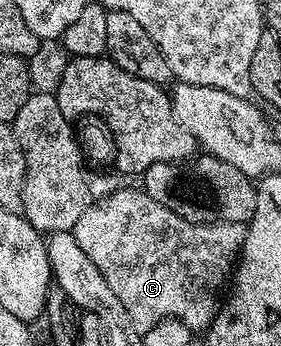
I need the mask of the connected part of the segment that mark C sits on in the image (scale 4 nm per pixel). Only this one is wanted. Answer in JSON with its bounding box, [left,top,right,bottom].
[71,186,245,330]

